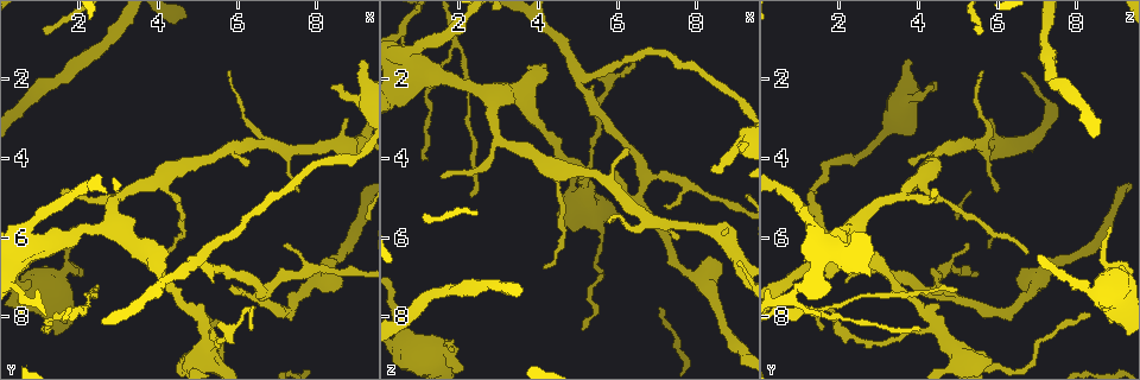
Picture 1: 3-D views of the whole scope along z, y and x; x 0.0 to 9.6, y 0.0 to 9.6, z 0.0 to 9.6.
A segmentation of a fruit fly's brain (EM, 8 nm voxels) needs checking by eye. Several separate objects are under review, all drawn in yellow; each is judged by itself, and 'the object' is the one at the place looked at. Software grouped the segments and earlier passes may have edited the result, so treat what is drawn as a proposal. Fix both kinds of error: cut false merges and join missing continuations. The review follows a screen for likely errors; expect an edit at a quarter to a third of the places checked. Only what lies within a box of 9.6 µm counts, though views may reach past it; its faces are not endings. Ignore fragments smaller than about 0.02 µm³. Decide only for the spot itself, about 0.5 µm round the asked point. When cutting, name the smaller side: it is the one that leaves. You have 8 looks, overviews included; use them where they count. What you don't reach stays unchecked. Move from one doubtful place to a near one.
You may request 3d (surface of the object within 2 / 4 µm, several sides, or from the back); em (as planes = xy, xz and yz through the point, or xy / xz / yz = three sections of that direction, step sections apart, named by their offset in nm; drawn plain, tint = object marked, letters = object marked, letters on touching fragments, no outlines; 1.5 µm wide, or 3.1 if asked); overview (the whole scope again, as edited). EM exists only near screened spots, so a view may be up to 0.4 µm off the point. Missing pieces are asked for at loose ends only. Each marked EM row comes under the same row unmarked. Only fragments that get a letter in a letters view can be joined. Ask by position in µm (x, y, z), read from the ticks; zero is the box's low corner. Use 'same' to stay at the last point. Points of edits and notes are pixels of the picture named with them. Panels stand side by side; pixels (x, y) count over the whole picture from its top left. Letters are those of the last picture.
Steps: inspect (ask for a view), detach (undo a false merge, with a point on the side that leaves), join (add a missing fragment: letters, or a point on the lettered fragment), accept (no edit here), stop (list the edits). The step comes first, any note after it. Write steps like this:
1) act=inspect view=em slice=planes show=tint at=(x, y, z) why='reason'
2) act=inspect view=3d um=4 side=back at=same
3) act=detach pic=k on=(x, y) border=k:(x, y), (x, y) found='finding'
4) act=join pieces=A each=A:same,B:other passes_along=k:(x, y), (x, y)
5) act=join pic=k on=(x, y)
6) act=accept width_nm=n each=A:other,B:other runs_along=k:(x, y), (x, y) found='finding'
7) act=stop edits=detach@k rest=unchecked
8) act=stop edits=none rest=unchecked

act=inspect view=3d um=4 at=(8.10, 7.00, 7.00)

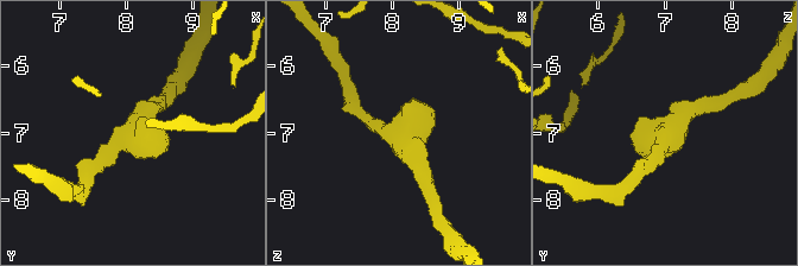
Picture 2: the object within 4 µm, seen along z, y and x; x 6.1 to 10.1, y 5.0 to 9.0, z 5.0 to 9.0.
act=inspect view=em slice=planes show=tint at=(8.05, 7.00, 7.00) why='shape alone is not enough'

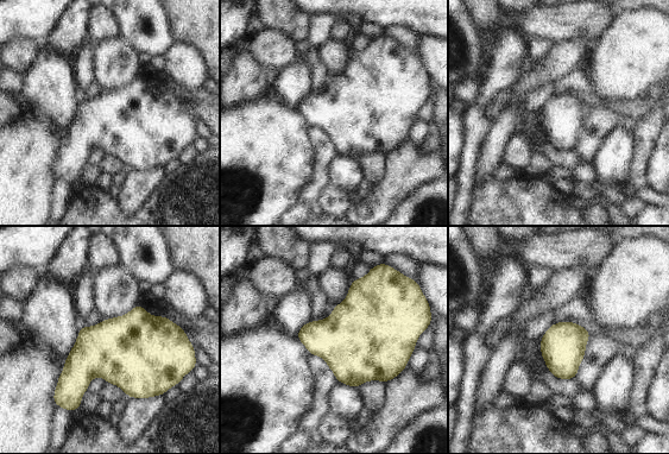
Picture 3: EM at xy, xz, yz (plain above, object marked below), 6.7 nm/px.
act=inspect view=em slice=planes show=letters at=same why='what lies round it'

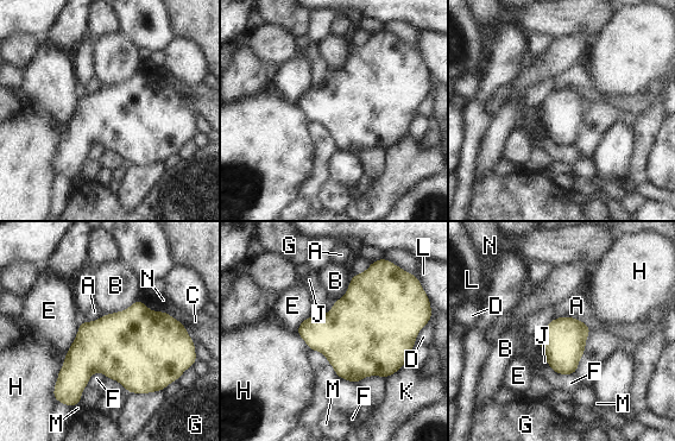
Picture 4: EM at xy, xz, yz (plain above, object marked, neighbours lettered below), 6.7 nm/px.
act=accept each=A:other,B:other,C:other,D:other,E:other,F:other,G:other,H:other,J:other,K:other,L:other,M:other,N:other border=4:(138, 297), (121, 310), (103, 314) found='all the same neuron'

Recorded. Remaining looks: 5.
act=inspect view=3d um=2 at=(2.30, 7.30, 4.95) why='long arm stops here'

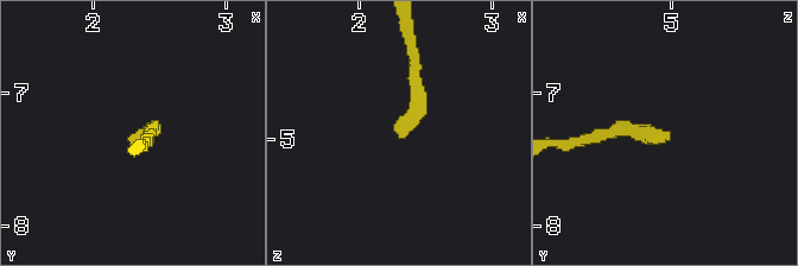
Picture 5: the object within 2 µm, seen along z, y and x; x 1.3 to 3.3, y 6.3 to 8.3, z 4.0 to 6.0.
act=inspect view=em slice=planes show=letters at=(2.28, 7.36, 4.96)

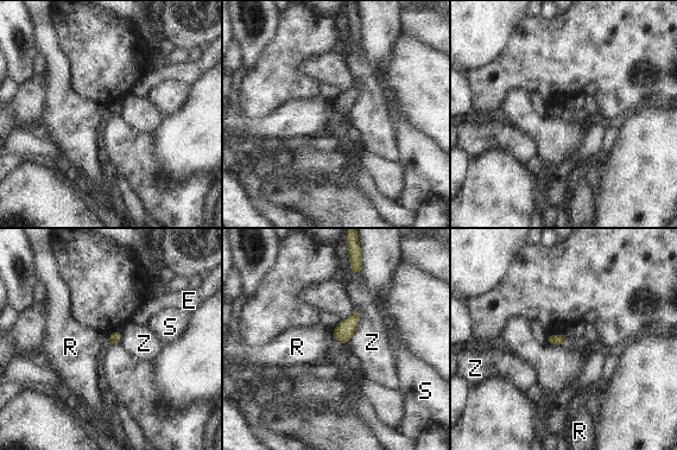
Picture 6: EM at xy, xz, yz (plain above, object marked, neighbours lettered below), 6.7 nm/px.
act=accept width_nm=80 each=E:other,R:other,S:other,Z:other found='none of them fits'

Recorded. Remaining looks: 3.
act=inspect view=em slice=planes show=letters at=(5.75, 1.80, 5.60) why='tapers out'

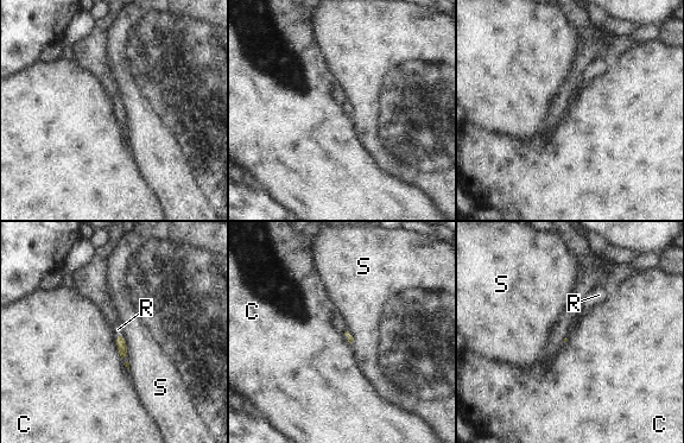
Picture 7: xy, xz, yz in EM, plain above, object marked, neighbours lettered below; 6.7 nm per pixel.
act=join pieces=R each=C:other,R:same,S:other passes_along=7:(120, 340), (119, 334), (118, 329) found='the neuron continues'

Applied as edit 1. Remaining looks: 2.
act=stop edits=join@7 rest=unchecked

